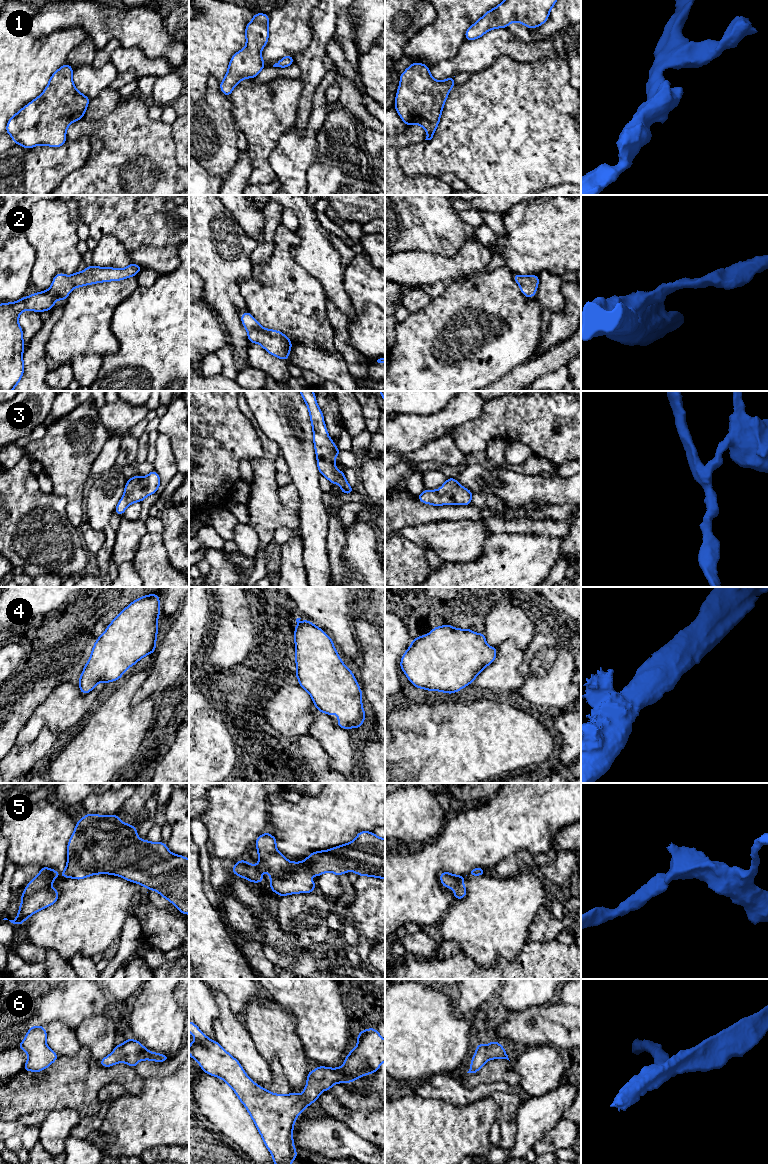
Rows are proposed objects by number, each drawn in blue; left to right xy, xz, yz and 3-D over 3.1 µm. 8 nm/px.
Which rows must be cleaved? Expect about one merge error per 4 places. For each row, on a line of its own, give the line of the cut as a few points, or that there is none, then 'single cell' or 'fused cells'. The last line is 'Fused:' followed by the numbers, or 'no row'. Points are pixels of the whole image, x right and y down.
1: no cut; single cell
2: no cut; single cell
3: no cut; single cell
4: no cut; single cell
5: no cut; single cell
6: no cut; single cell
Fused: no row

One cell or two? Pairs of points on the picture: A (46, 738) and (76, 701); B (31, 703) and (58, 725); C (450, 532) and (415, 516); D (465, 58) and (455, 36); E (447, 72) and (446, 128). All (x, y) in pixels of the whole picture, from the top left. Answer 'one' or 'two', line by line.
A: two
B: two
C: two
D: two
E: two

